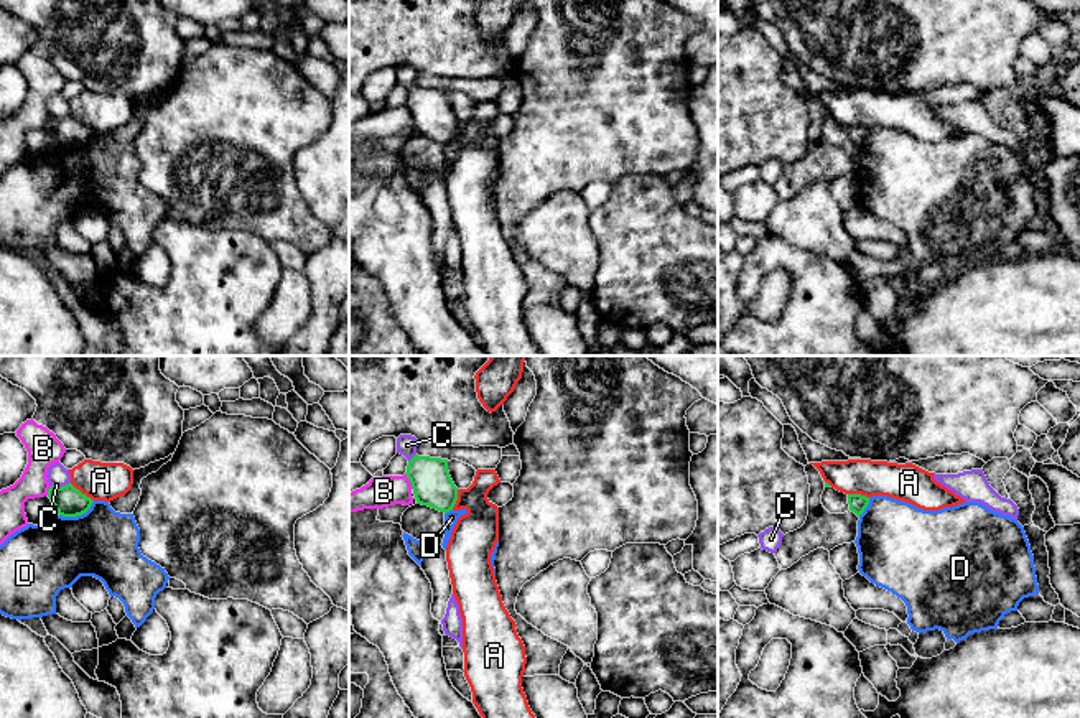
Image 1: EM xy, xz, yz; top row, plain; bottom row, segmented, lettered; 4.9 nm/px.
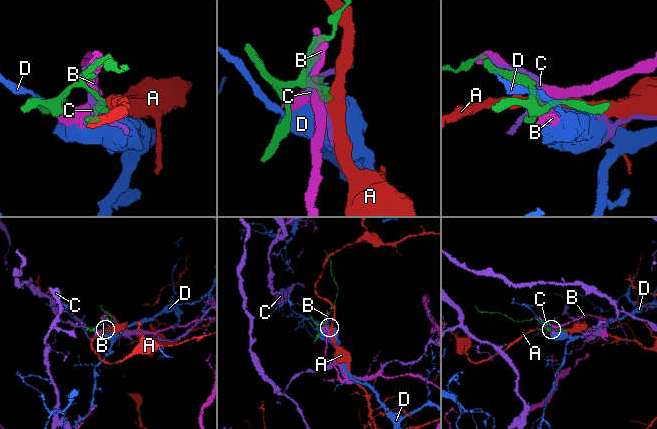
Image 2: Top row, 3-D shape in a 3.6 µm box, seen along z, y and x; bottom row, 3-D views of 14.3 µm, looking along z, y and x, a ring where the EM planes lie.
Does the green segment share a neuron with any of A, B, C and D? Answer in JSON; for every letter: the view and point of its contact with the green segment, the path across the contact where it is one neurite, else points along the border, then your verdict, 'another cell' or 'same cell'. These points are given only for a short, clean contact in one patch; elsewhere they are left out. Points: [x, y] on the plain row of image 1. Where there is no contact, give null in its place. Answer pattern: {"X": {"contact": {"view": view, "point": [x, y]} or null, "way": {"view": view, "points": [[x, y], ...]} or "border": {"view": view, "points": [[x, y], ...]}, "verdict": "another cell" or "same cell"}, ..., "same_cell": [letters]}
{"A": {"contact": {"view": "xy", "point": [79, 122]}, "border": {"view": "xy", "points": [[69, 114], [93, 132]]}, "verdict": "another cell"}, "B": {"contact": {"view": "xz", "point": [410, 112]}, "verdict": "another cell"}, "C": {"contact": {"view": "xy", "point": [60, 119]}, "verdict": "another cell"}, "D": {"contact": {"view": "xy", "point": [78, 145]}, "border": {"view": "xy", "points": [[94, 132], [81, 145], [60, 147]]}, "verdict": "another cell"}, "same_cell": []}

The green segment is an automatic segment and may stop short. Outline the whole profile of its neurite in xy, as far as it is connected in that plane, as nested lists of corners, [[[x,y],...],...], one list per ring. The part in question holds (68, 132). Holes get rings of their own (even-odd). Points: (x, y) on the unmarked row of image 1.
[[[71,114],[63,119],[51,117],[48,120],[48,128],[51,130],[54,140],[63,148],[77,148],[86,145],[91,137],[92,130],[76,120]]]

